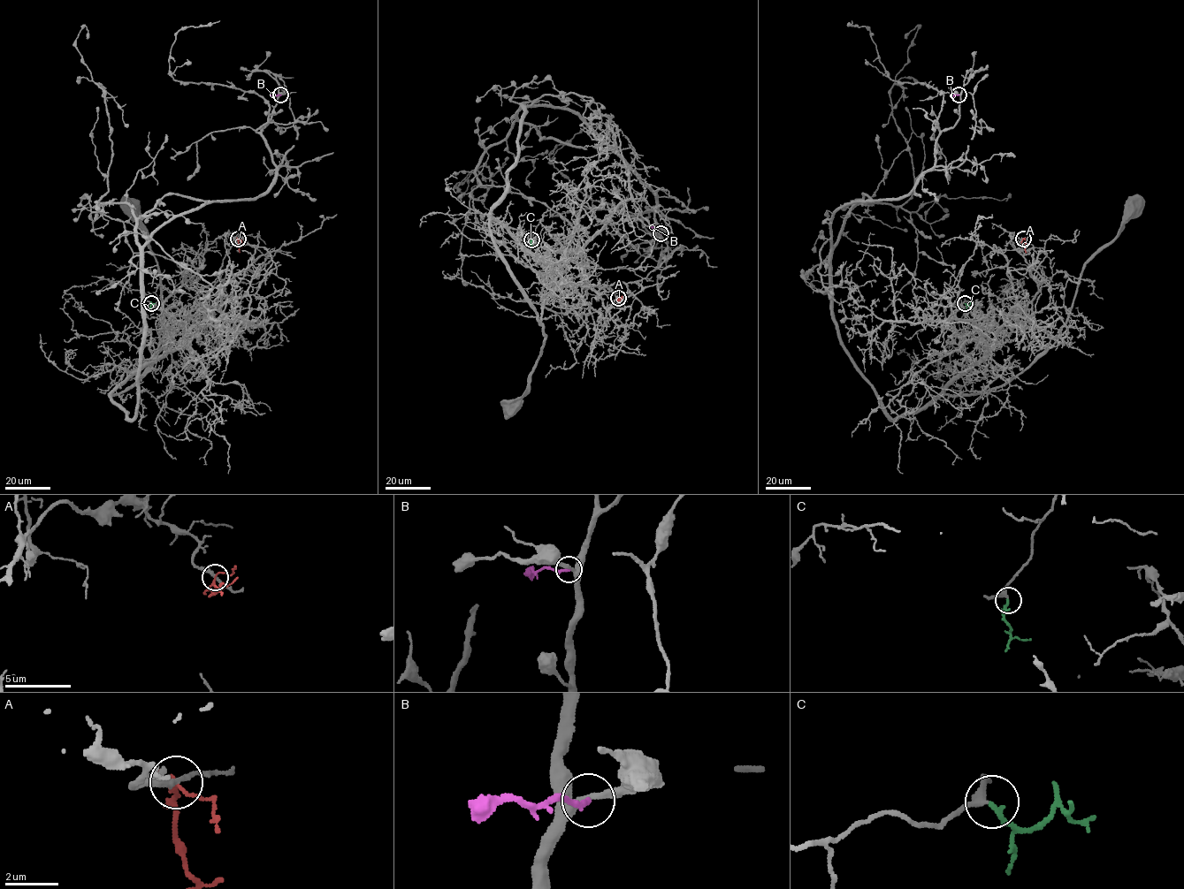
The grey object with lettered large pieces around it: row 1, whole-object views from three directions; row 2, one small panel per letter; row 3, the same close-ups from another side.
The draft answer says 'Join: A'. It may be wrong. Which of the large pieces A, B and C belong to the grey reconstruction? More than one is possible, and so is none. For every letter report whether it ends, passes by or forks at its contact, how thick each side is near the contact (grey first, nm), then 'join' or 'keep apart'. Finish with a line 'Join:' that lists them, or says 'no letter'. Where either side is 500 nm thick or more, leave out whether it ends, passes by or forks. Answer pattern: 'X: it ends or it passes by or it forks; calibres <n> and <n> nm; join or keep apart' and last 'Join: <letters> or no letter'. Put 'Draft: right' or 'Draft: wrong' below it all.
A: it forks; calibres 240 and 110 nm; keep apart
B: it ends; calibres 260 and 220 nm; keep apart
C: it ends; calibres 280 and 180 nm; join
Join: C
Draft: wrong

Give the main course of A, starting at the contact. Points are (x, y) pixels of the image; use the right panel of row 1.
A: (1023, 239), (1026, 240), (1026, 253)

